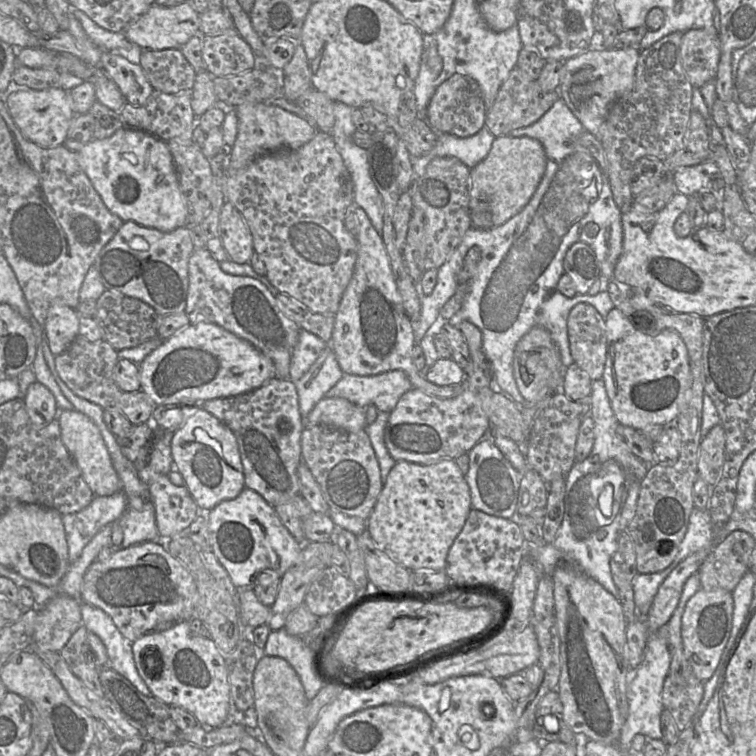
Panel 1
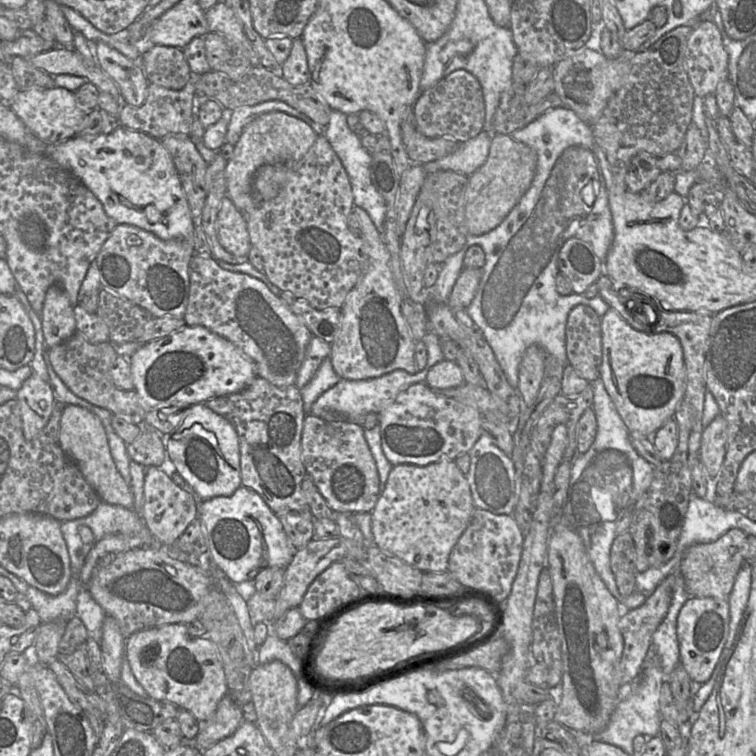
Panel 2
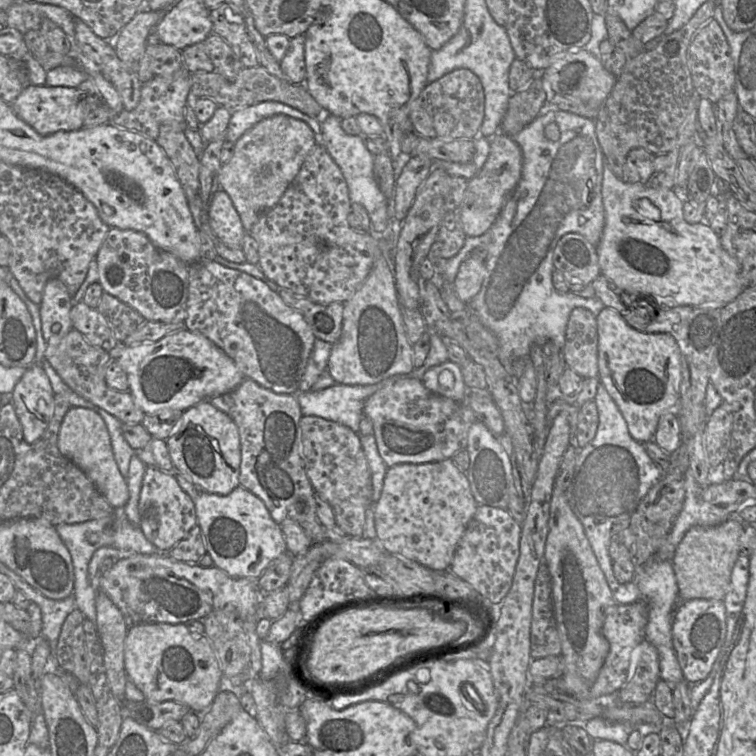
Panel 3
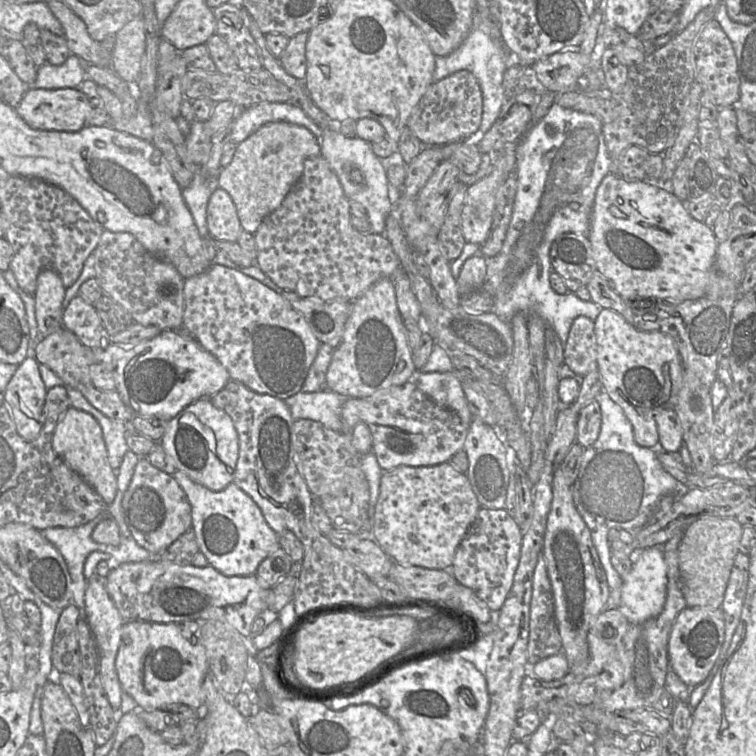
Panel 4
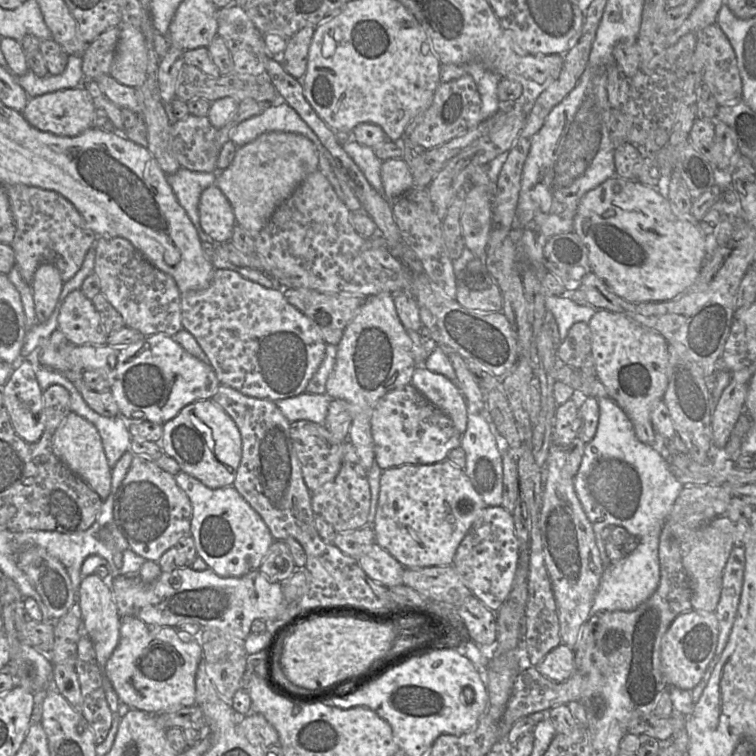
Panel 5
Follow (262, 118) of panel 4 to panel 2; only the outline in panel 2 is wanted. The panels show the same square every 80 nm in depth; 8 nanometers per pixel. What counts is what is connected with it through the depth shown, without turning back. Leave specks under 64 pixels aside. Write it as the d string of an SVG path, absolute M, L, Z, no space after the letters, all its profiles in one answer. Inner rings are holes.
M269 100L254 105L241 106L233 109L227 127L225 141L234 146L239 140L244 127L251 120L258 115L273 111L284 112L288 115L299 118L311 126L317 136L323 134L324 128L305 114L299 112L283 101Z

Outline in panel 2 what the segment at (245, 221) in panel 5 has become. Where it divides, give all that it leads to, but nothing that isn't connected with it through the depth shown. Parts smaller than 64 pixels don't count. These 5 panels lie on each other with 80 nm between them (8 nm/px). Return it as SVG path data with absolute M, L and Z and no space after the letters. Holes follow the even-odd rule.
M280 111L256 116L243 129L234 145L232 158L226 163L227 196L241 213L254 208L252 179L256 170L265 164L296 163L301 160L317 138L314 130L303 120Z

